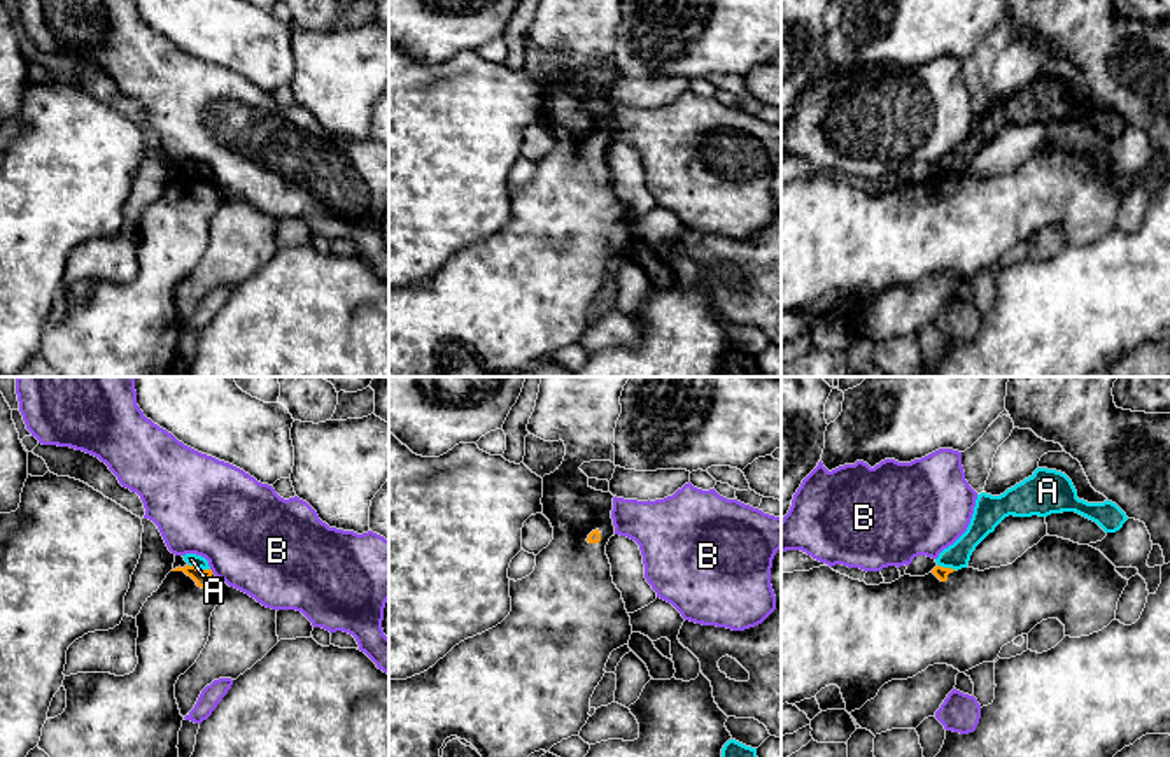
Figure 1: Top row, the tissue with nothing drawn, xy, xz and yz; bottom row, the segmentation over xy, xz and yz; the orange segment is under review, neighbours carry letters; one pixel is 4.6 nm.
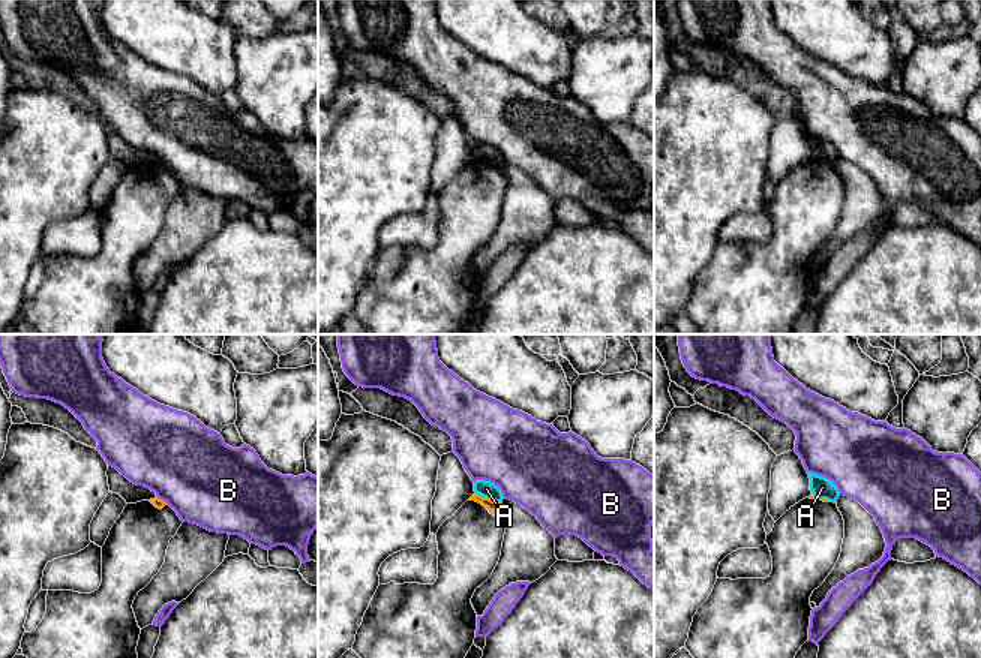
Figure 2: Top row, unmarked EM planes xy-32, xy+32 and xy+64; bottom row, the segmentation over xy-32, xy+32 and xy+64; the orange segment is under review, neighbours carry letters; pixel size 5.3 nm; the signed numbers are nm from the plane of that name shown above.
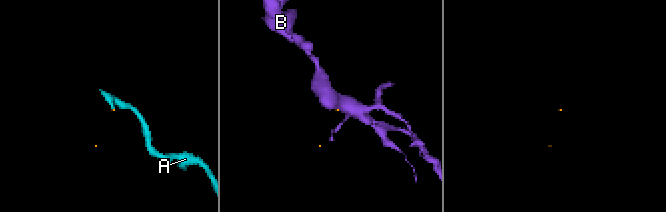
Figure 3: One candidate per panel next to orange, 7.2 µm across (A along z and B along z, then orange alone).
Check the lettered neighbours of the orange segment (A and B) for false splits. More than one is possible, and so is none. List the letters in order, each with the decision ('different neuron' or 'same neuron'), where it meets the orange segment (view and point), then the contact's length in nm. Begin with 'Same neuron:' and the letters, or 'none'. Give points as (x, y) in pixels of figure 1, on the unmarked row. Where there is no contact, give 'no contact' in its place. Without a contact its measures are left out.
Same neuron: none
A: different neuron; meets orange in xy at (198, 176); contact 110 nm long
B: different neuron; meets orange in xy at (211, 179); contact 40 nm long

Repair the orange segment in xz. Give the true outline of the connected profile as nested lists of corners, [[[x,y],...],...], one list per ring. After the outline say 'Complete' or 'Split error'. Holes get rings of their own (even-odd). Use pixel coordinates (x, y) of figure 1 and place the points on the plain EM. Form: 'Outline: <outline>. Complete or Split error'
Outline: [[[538,0],[527,39],[545,49],[562,47],[562,72],[543,84],[543,123],[553,135],[553,147],[536,163],[534,179],[510,187],[511,219],[496,235],[455,252],[427,279],[406,287],[389,287],[389,377],[447,377],[440,356],[457,343],[471,350],[492,373],[522,370],[534,359],[578,343],[589,328],[590,305],[604,284],[613,258],[629,251],[631,224],[622,200],[613,191],[606,152],[615,144],[613,102],[596,98],[580,77],[583,70],[615,70],[615,35],[622,21],[622,0]]]. Split error

